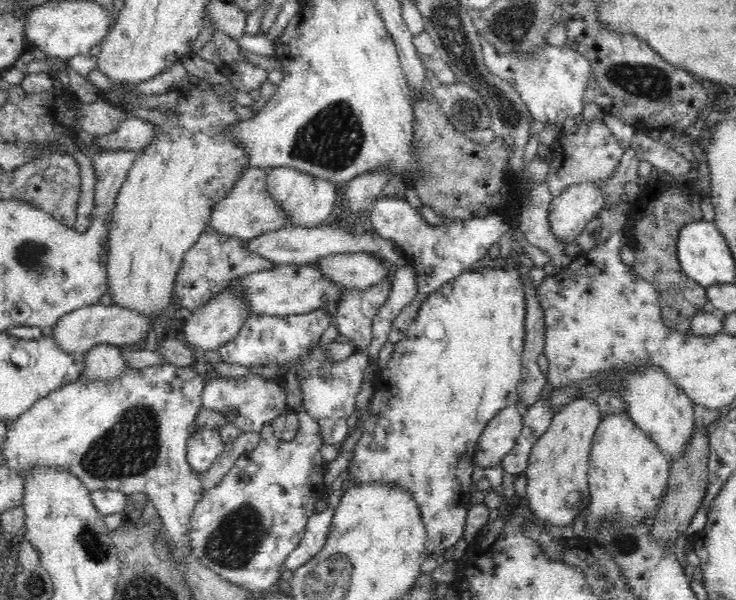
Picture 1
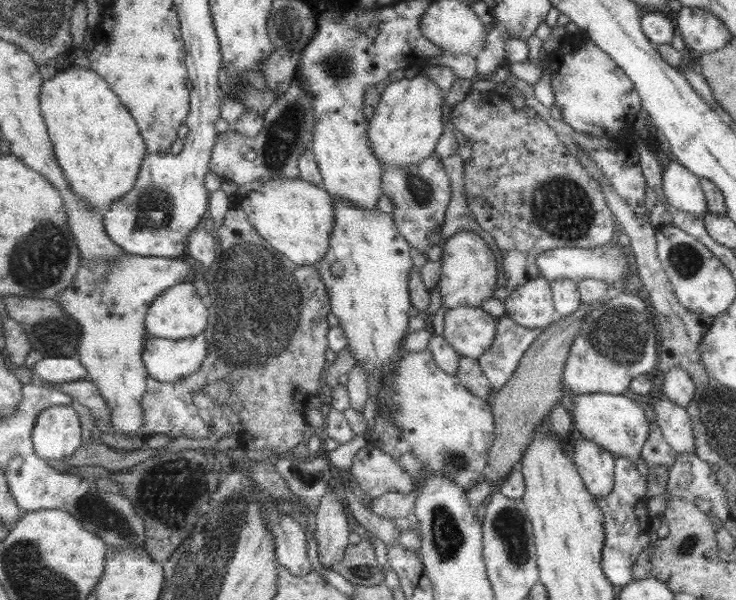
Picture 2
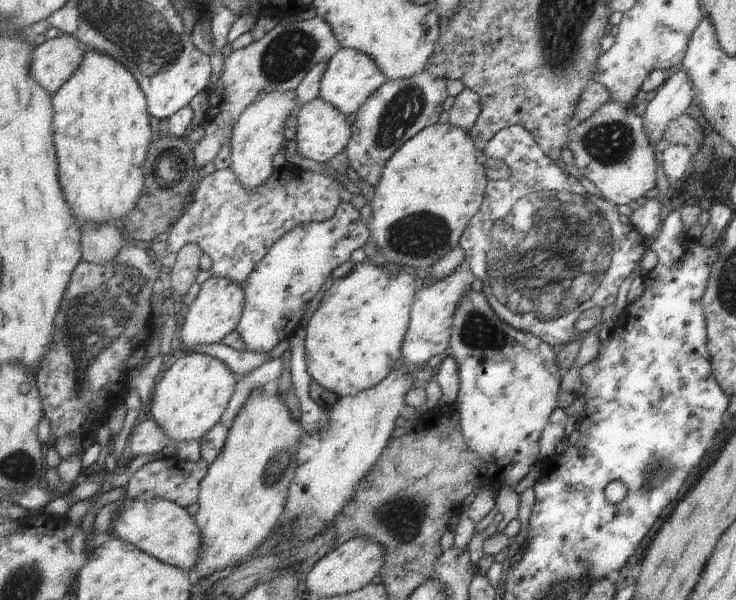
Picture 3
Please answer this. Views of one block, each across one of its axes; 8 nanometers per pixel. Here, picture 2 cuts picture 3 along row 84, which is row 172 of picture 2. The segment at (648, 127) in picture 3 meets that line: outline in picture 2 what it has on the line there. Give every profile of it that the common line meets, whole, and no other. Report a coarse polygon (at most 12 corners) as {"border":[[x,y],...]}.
{"border":[[672,159],[663,168],[669,204],[708,214],[699,176]]}

